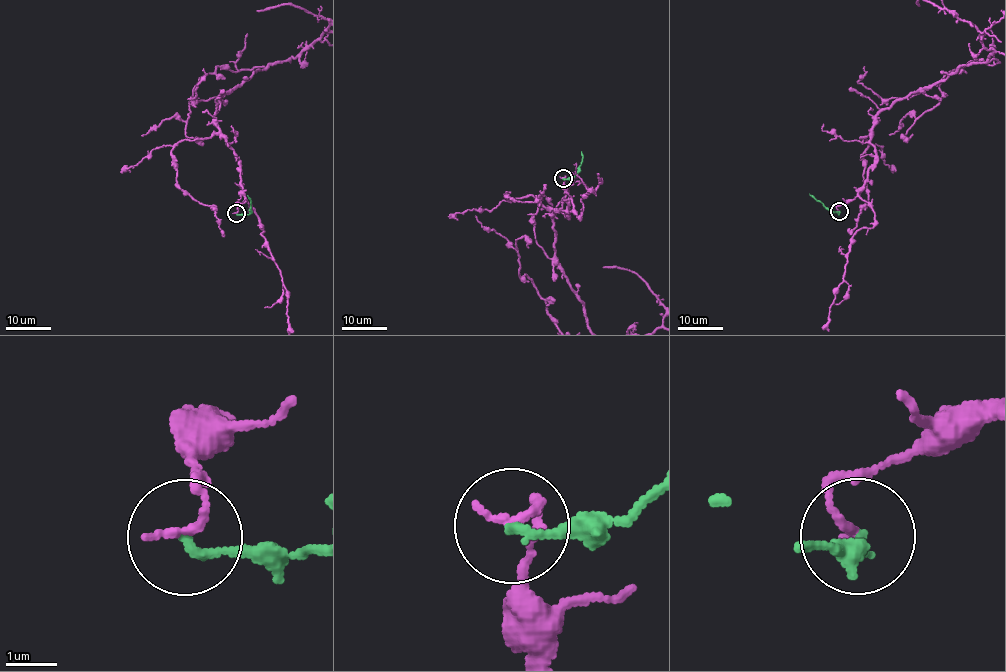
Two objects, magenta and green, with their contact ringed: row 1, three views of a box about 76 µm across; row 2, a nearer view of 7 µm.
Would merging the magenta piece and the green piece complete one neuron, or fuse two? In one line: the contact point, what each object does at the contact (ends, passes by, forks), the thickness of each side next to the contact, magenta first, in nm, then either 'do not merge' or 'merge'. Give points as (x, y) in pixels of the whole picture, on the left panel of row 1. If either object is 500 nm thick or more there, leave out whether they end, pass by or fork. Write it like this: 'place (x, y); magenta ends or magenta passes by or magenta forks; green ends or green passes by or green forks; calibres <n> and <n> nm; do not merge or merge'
place (236, 213); magenta ends; green ends; calibres 170 and 170 nm; do not merge

